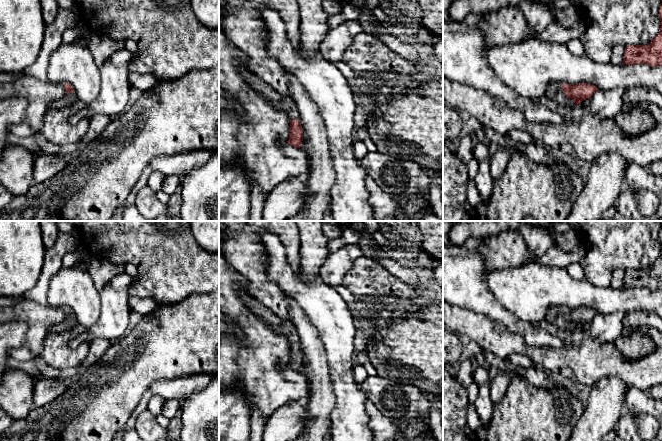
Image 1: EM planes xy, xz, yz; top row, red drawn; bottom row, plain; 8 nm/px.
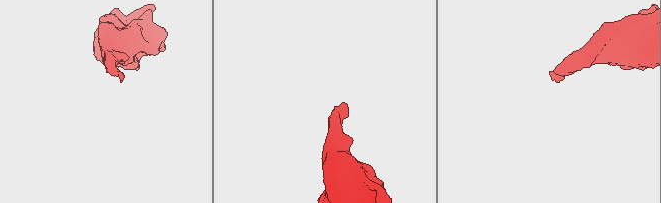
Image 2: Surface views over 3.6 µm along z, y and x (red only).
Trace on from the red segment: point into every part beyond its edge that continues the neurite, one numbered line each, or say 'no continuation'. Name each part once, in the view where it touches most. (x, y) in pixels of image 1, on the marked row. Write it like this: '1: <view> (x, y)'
1: yz (554, 92)

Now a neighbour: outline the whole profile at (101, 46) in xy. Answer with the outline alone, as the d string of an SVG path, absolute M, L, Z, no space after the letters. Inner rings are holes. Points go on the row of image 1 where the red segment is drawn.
M90 32L87 48L100 68L115 52L125 48L125 39L114 39L103 33Z

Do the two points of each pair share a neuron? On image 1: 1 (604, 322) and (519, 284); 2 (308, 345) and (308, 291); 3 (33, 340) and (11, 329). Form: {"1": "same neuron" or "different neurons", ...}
{"1": "different neurons", "2": "different neurons", "3": "different neurons"}

